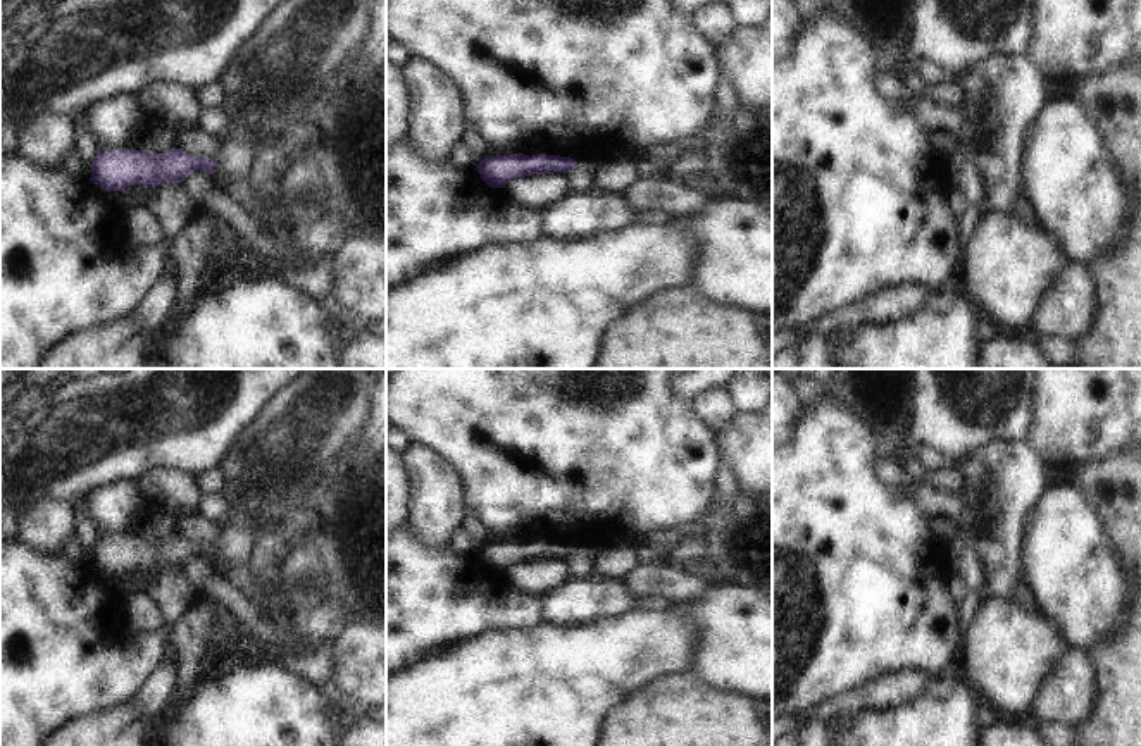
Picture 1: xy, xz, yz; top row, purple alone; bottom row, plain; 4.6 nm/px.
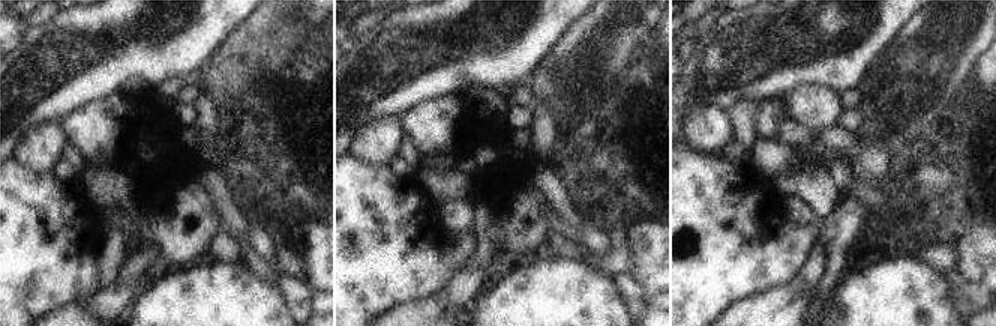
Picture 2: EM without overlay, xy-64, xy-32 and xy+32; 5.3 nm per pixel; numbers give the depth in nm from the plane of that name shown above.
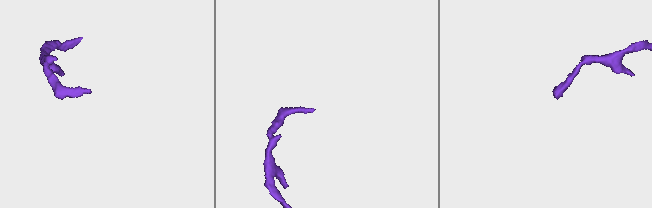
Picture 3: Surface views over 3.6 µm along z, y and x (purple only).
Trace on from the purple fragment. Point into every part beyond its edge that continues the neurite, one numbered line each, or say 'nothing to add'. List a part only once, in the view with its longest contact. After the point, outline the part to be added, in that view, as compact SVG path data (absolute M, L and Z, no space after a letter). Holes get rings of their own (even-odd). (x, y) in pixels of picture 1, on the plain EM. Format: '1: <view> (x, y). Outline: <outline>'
nothing to add

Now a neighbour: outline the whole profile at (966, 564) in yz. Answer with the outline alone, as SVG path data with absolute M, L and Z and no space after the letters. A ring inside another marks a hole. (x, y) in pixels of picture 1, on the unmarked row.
M955 534L950 541L953 555L953 572L962 577L969 591L986 584L984 567L976 556L974 548L965 541L963 534Z

